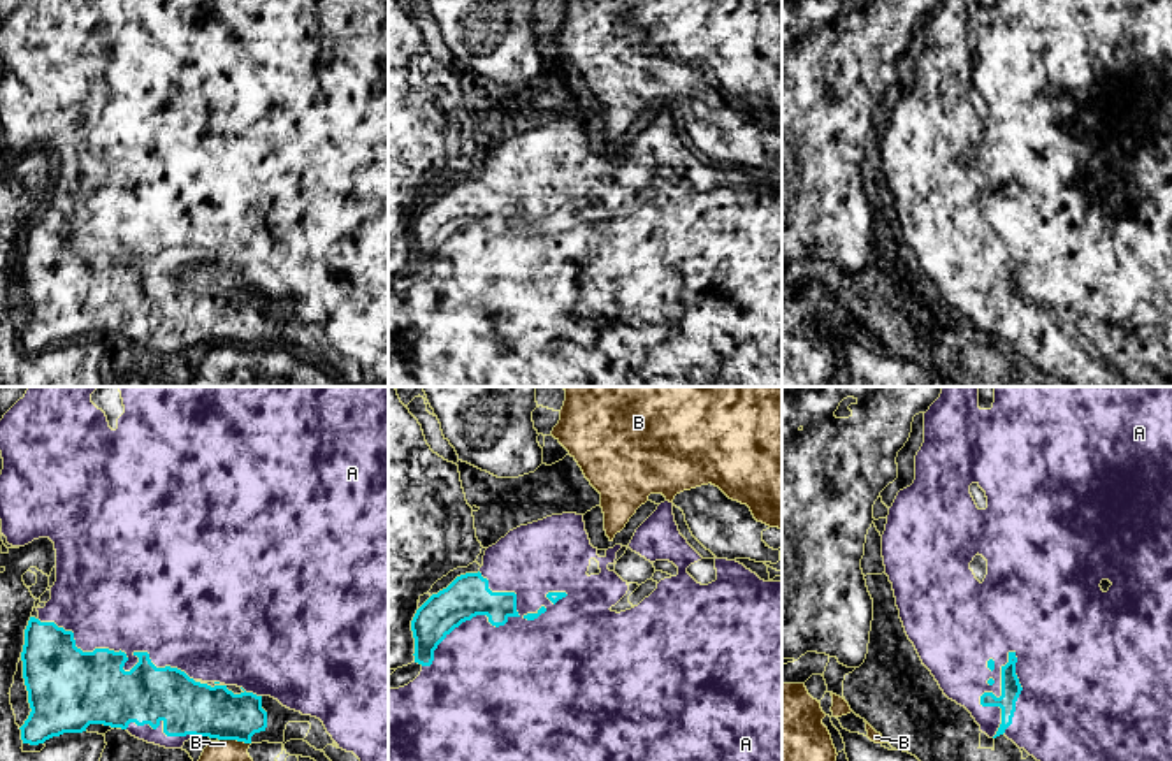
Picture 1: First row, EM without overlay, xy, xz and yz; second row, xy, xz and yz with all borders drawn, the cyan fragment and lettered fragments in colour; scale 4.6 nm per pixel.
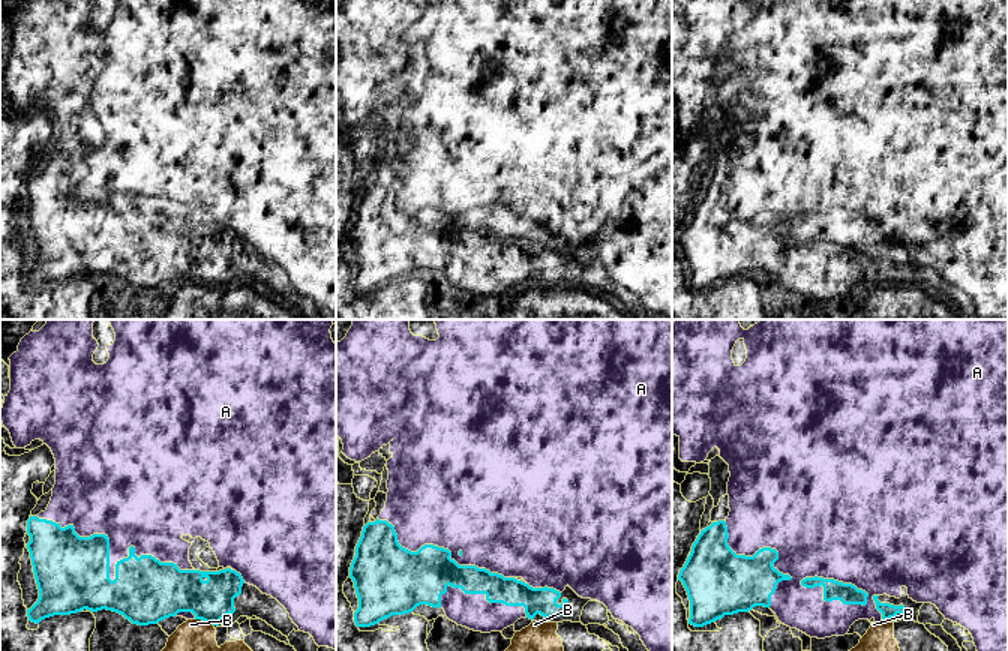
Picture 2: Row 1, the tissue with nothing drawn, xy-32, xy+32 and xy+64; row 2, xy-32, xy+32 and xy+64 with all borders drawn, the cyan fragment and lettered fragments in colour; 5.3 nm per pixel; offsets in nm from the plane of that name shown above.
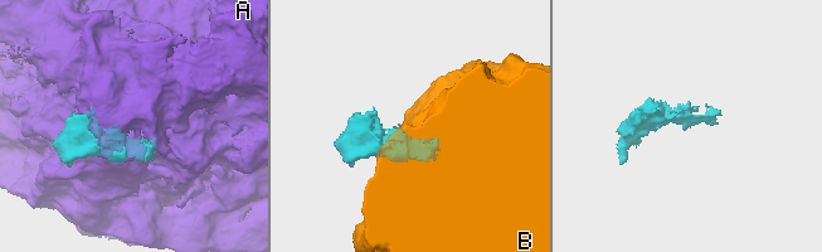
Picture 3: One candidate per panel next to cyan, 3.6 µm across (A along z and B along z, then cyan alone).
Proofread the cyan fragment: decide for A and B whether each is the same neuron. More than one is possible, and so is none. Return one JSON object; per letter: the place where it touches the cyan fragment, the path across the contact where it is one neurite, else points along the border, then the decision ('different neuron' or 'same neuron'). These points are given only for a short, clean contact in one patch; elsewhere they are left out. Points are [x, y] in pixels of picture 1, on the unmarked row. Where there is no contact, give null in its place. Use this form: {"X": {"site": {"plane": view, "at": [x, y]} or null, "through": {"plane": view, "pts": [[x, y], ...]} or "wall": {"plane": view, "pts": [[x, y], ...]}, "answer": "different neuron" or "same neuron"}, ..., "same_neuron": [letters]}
{"A": {"site": {"plane": "xz", "at": [480, 220]}, "answer": "same neuron"}, "B": {"site": {"plane": "xy", "at": [236, 345]}, "answer": "different neuron"}, "same_neuron": ["A"]}

